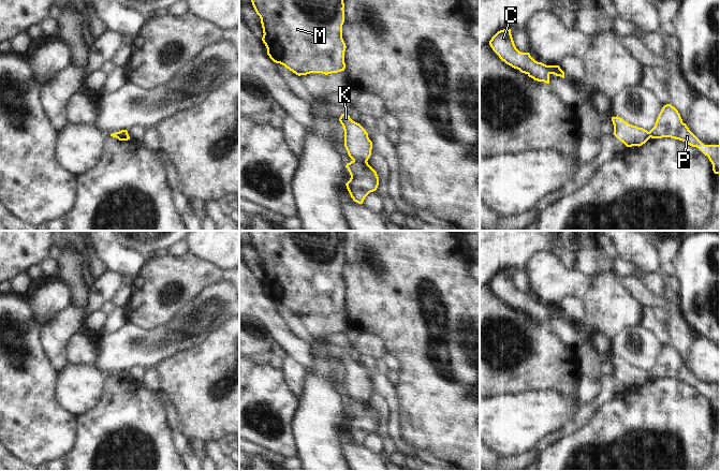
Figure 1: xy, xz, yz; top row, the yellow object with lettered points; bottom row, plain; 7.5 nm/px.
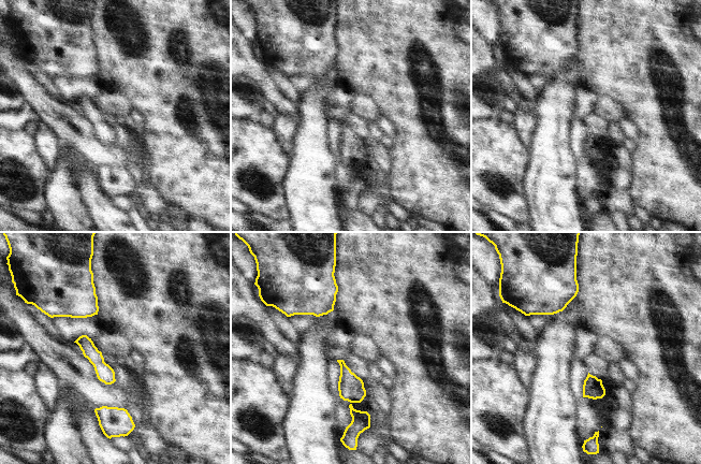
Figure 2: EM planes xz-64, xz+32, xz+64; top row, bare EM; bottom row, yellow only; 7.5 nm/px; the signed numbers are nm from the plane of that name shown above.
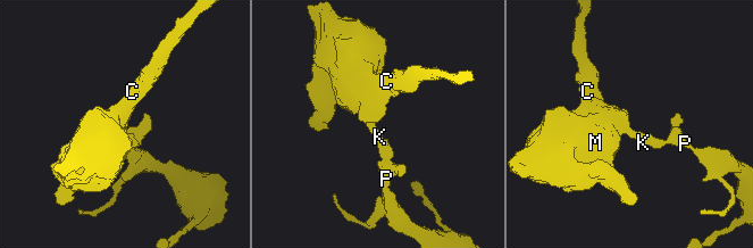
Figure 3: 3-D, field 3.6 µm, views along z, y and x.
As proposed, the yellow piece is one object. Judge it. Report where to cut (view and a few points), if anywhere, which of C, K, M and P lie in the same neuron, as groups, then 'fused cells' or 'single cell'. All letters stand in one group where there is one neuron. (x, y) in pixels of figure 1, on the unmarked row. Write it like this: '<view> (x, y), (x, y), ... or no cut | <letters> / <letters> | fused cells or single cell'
xz (353, 399), (366, 401) | C K M / P | fused cells

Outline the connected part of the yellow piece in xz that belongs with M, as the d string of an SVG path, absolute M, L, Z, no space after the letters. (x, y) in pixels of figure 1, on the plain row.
M247 231L261 259L267 295L296 315L344 311L344 231Z

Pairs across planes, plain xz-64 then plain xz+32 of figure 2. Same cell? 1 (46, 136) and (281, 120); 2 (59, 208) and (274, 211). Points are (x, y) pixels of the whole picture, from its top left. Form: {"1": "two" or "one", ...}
{"1": "one", "2": "two"}

